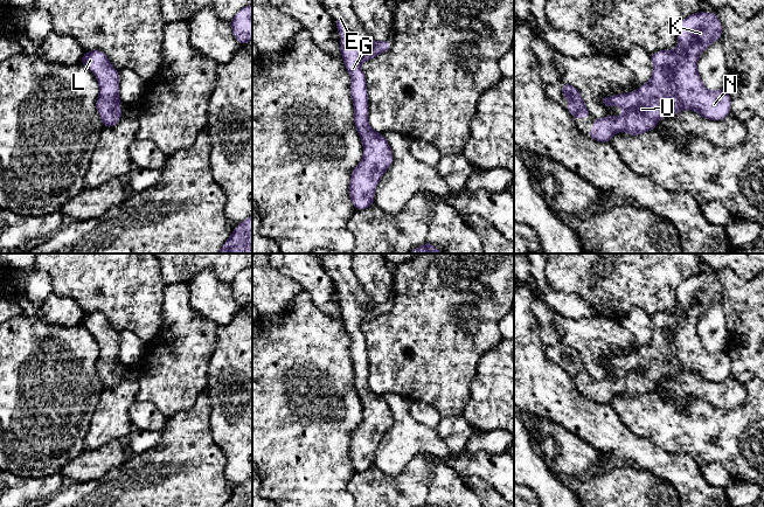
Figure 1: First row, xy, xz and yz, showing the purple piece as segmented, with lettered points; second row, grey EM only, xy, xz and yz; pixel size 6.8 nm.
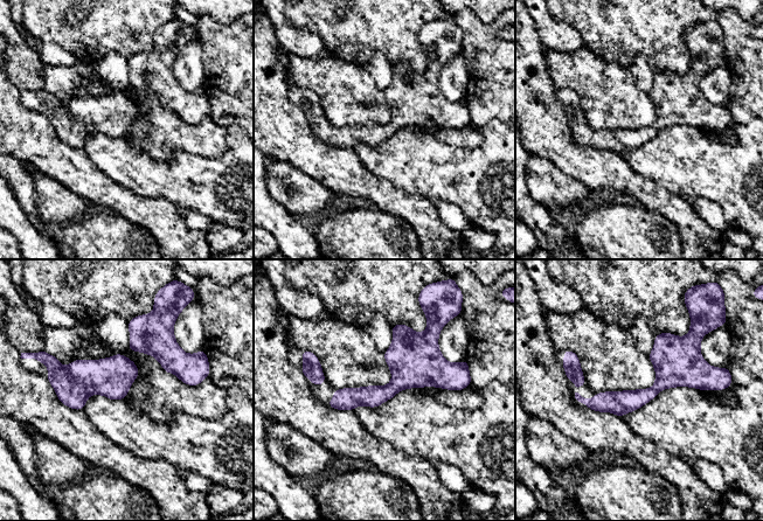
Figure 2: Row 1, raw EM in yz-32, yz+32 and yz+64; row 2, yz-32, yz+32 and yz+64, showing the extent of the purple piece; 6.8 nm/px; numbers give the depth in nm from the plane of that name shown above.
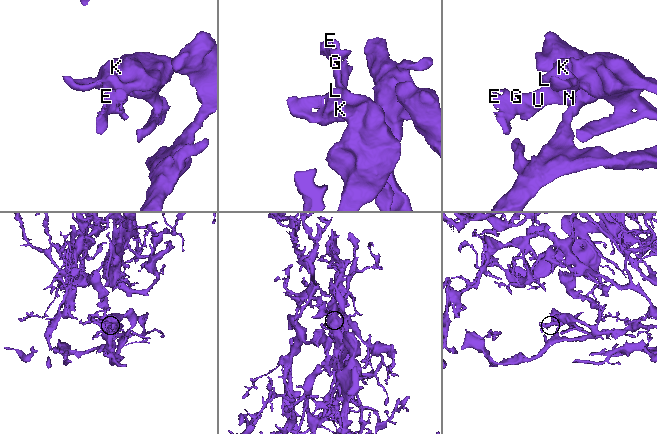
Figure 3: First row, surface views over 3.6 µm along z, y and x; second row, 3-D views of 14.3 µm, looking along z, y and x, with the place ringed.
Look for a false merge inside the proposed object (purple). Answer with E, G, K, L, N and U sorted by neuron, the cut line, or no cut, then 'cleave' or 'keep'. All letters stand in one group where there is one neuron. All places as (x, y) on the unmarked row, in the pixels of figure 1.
groups E G K L N U; cut none; keep

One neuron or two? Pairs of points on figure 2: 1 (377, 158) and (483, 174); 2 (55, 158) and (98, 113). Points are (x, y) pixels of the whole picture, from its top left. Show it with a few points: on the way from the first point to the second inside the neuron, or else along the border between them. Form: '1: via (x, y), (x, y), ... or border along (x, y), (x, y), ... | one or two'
1: via (403, 159), (413, 159), (438, 172), (457, 173) | one
2: border along (51, 123), (56, 134), (64, 143), (82, 148) | two

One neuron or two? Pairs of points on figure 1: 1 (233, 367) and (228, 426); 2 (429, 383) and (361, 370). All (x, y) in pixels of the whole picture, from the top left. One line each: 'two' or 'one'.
1: one
2: two

